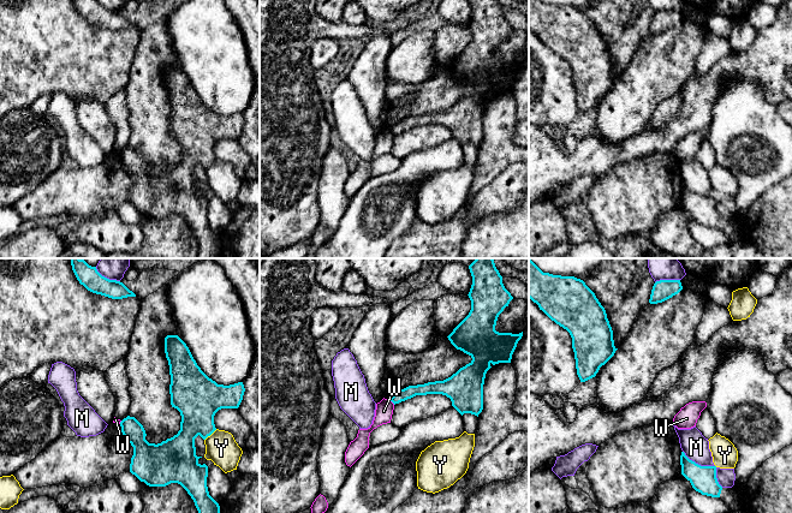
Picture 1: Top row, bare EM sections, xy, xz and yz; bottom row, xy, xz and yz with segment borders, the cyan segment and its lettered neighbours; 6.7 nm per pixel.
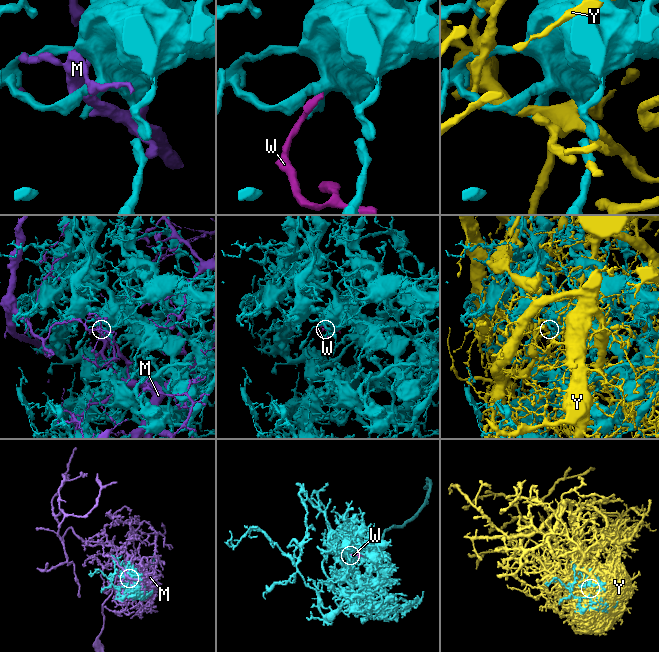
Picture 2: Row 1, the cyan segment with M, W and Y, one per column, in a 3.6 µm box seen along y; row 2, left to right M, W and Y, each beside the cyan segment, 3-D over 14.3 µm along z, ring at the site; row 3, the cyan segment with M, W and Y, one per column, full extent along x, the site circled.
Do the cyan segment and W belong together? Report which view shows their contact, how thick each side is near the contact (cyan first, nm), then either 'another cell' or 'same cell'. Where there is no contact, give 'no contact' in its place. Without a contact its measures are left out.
meets cyan in xz; 80 nm thick on the cyan side, 120 nm on the other; another cell

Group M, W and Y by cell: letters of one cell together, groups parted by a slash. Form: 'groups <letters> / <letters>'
groups M / W / Y

